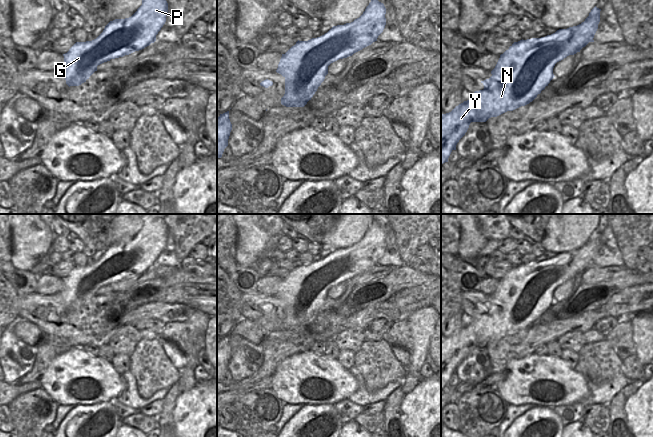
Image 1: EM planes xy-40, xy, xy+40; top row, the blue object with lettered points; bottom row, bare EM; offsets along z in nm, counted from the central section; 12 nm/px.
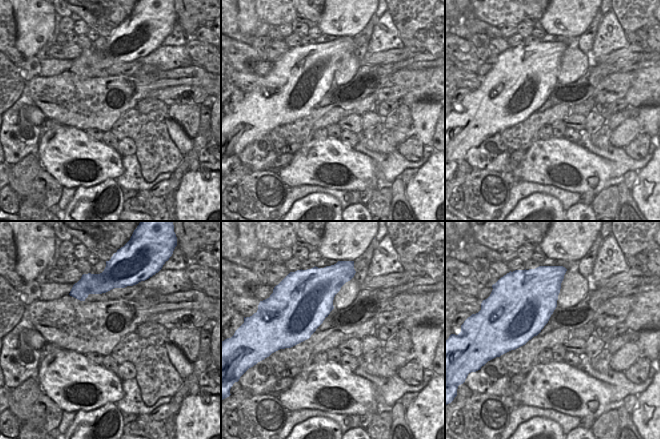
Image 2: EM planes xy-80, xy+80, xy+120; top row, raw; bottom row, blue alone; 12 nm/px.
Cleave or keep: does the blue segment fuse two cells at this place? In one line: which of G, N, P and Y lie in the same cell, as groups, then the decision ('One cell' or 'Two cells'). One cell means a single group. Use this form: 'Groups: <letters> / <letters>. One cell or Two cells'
Groups: G N P Y. One cell

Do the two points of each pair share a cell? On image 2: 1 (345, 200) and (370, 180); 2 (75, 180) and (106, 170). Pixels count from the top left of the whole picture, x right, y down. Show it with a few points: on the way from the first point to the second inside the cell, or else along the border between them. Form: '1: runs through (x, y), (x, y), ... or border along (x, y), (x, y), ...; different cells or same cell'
1: border along (333, 188), (356, 189), (360, 192); different cells
2: runs through (83, 182), (91, 182), (98, 176); same cell

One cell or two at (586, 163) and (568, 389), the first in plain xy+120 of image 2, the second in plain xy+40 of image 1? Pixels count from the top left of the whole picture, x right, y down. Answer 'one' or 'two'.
one

